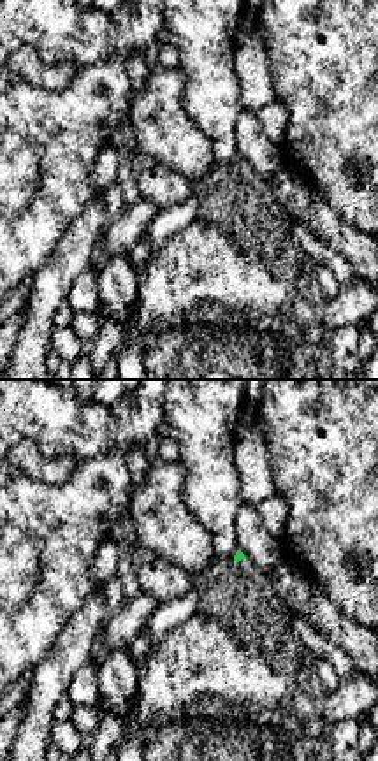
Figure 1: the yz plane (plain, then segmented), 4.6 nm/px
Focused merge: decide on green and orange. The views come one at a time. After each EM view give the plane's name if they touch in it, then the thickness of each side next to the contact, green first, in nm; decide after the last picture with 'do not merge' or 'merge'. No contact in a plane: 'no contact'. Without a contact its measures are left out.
no contact

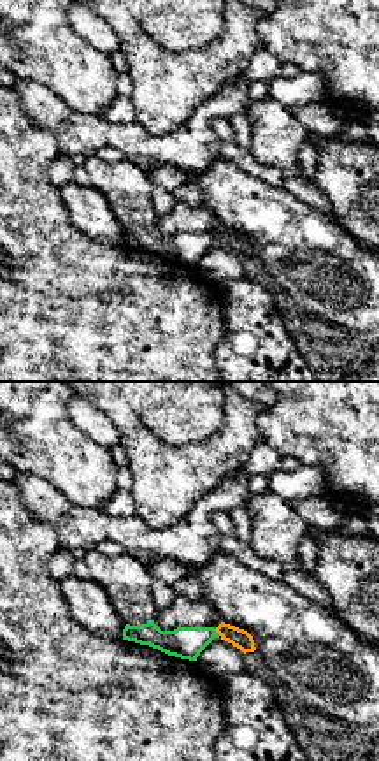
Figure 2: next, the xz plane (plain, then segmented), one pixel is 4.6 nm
contact in xz; calibres 140 and 90 nm

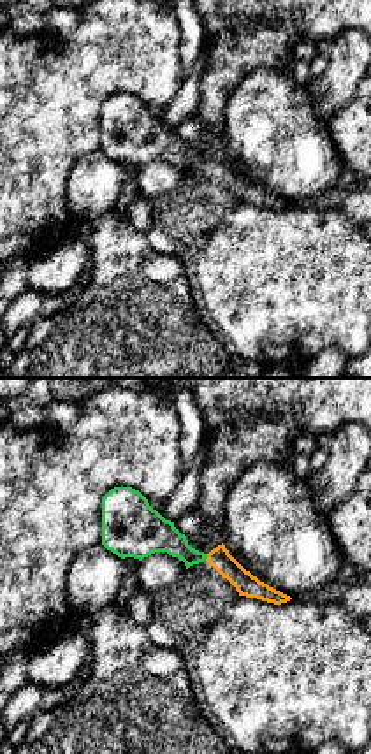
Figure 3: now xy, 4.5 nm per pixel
contact in xy; calibres 160 and 100 nm

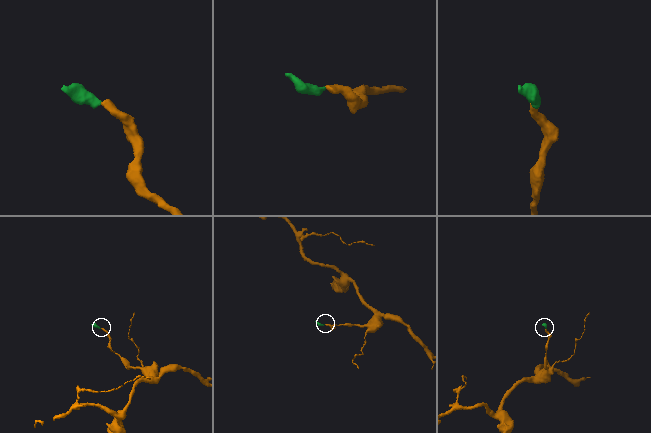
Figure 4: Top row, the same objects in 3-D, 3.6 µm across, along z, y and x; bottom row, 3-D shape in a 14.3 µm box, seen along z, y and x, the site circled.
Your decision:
merge

